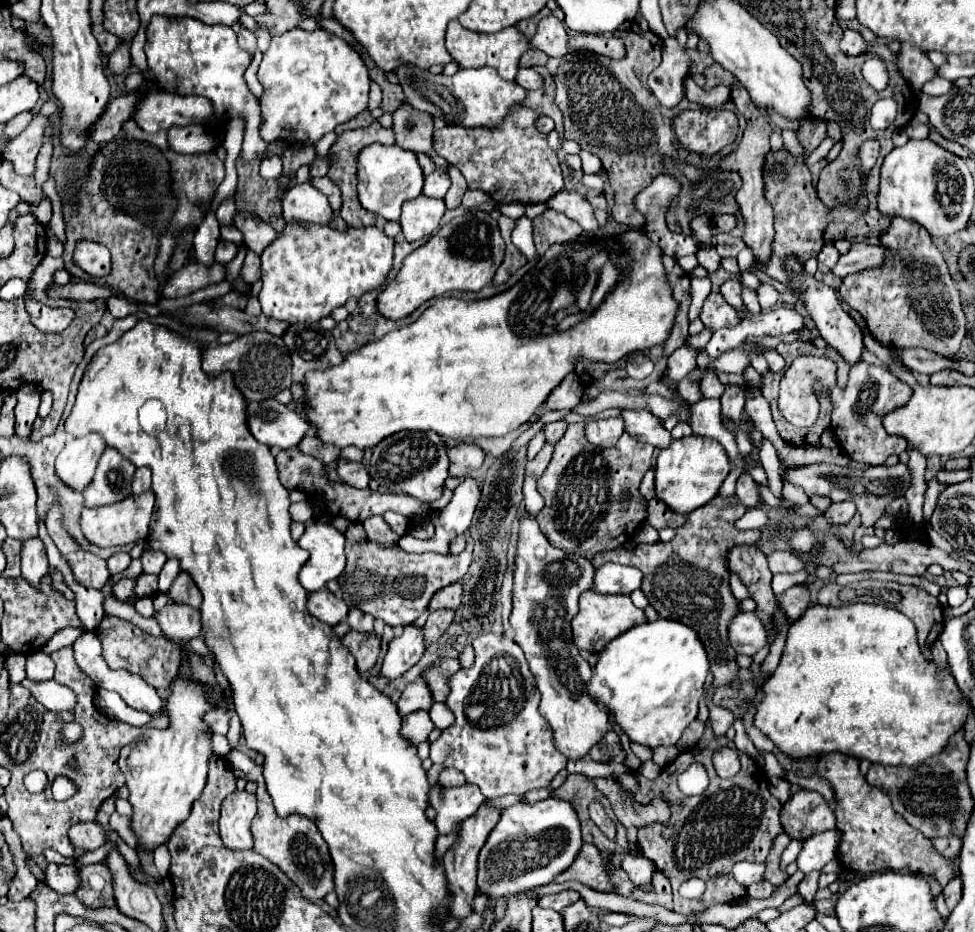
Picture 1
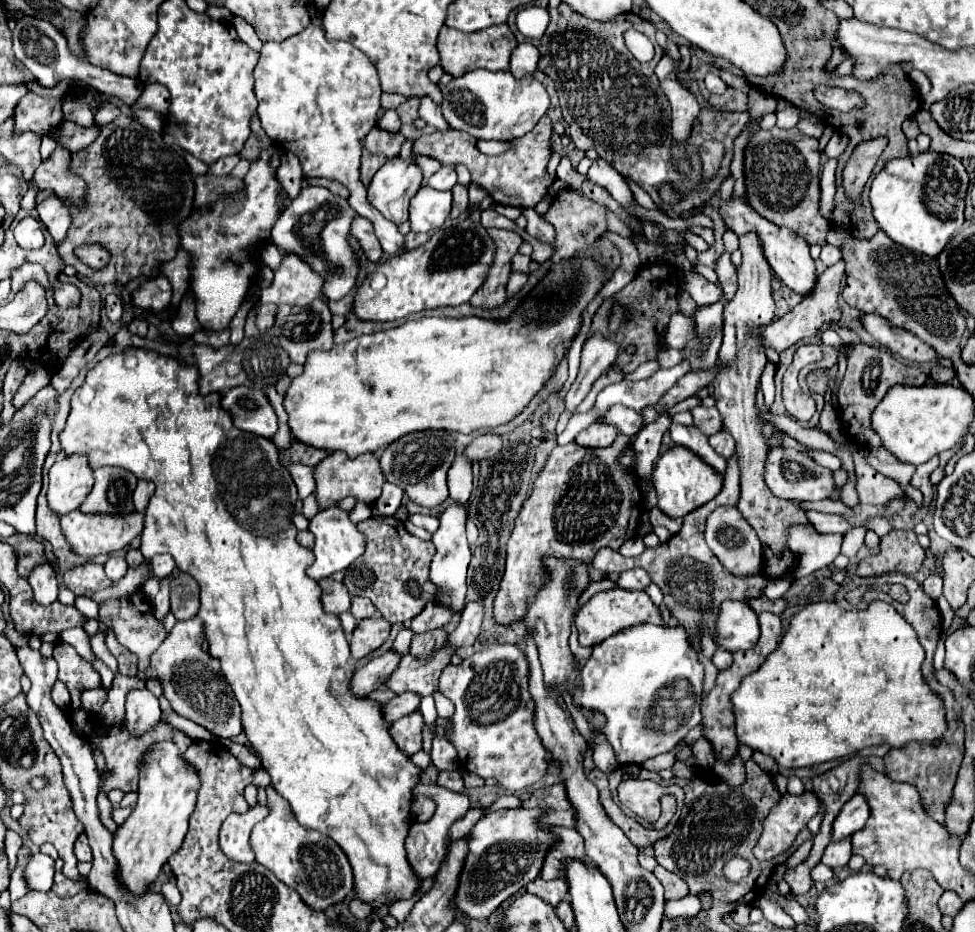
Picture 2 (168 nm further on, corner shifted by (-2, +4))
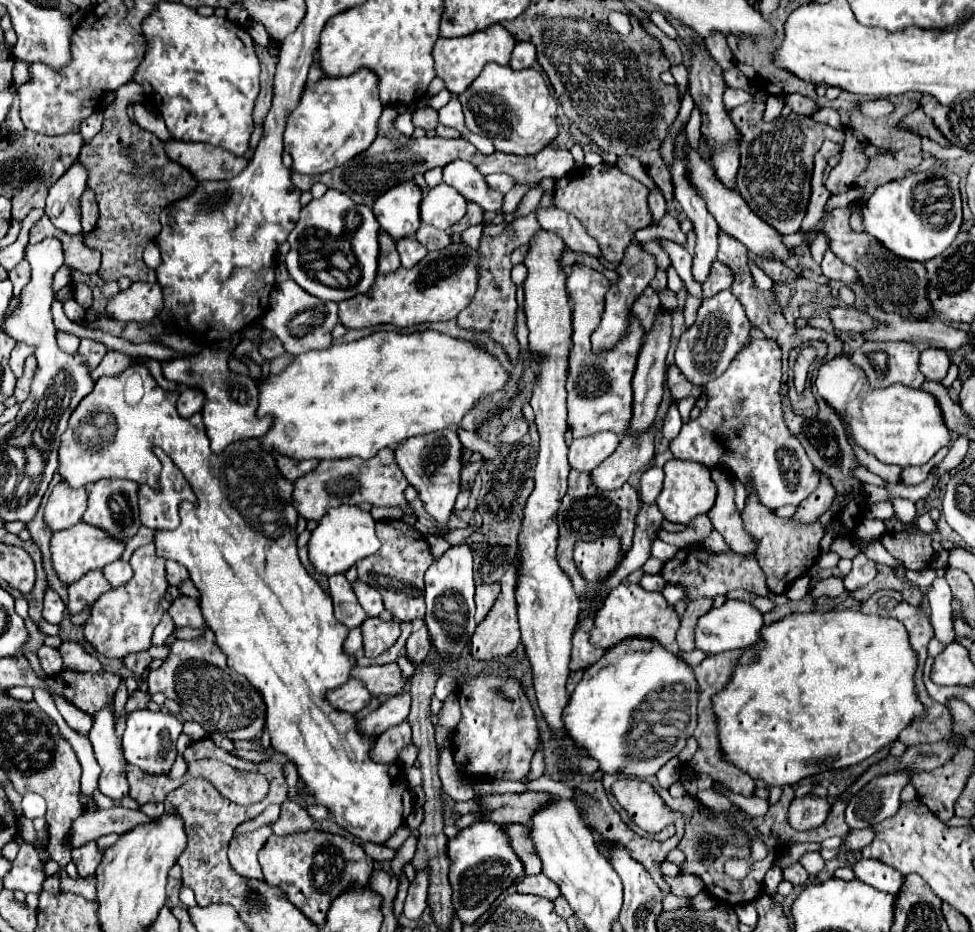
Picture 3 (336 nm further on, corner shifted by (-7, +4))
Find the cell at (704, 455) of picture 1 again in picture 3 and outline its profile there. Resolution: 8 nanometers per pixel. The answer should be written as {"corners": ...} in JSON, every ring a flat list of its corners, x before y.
{"corners":[[671,459,663,467,665,483,663,491,657,499,657,507,661,509,663,517,673,523,689,523,693,517,707,513,717,497,717,487,711,479,711,469,703,467,701,463,687,461,687,459]]}

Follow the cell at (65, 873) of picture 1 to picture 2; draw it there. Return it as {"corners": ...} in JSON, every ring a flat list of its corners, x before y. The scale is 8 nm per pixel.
{"corners":[[32,853,28,865,24,867,26,887,30,891,50,891,54,877,54,861,44,853]]}

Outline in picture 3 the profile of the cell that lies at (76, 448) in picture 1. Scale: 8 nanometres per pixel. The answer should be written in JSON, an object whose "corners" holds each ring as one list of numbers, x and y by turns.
{"corners":[[67,483,55,485,47,505,45,505,45,521,53,531,67,529,81,521,87,509,87,487,67,487]]}

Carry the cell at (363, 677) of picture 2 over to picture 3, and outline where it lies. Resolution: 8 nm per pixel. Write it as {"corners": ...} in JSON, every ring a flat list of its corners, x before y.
{"corners":[[349,679,339,689,329,691,327,699,335,709,357,713,363,707,367,707,367,703,371,701,371,695,367,695,367,687,363,687,363,683,355,683,355,679]]}

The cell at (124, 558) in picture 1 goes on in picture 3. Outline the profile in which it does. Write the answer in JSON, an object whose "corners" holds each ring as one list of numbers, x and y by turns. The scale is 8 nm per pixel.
{"corners":[[117,559,117,561,109,563,109,565,103,569,103,573,105,573,105,577,107,577,107,581,111,583,113,589,125,585,125,583,133,577,131,565,129,565,127,561,123,561,123,559]]}

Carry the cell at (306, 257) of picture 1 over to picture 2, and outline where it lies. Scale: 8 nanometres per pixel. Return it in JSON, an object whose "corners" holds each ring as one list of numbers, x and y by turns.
{"corners":[[284,255,284,263,282,267,274,273,274,283,260,293,260,301,262,303,276,303,276,305,306,305,310,303,310,299,322,297,322,279,306,265,302,265,302,261,296,255]]}

